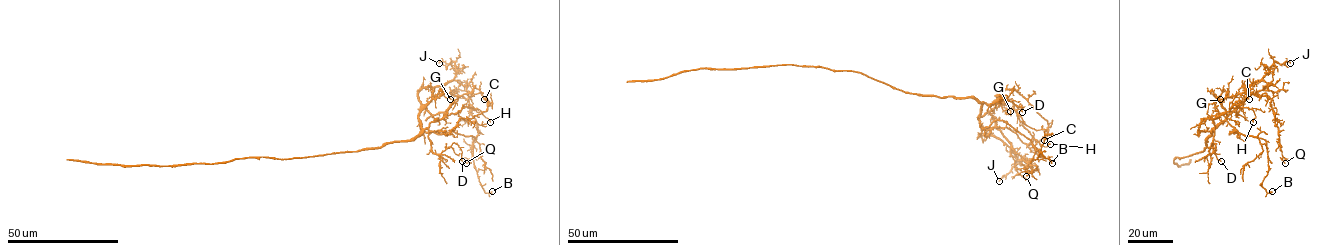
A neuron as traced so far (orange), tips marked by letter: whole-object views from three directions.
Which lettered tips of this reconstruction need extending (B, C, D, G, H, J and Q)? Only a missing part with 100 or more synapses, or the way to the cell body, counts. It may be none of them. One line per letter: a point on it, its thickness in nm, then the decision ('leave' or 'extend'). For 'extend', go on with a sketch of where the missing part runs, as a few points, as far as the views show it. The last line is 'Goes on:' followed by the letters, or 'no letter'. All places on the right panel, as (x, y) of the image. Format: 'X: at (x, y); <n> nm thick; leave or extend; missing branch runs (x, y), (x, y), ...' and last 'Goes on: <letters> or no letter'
B: at (1272, 191); 60 nm thick; leave
C: at (1249, 99); 240 nm thick; leave
D: at (1221, 161); 130 nm thick; leave
G: at (1220, 99); 120 nm thick; leave
H: at (1253, 122); 170 nm thick; leave
J: at (1290, 63); 130 nm thick; leave
Q: at (1285, 163); 130 nm thick; leave
Goes on: no letter

